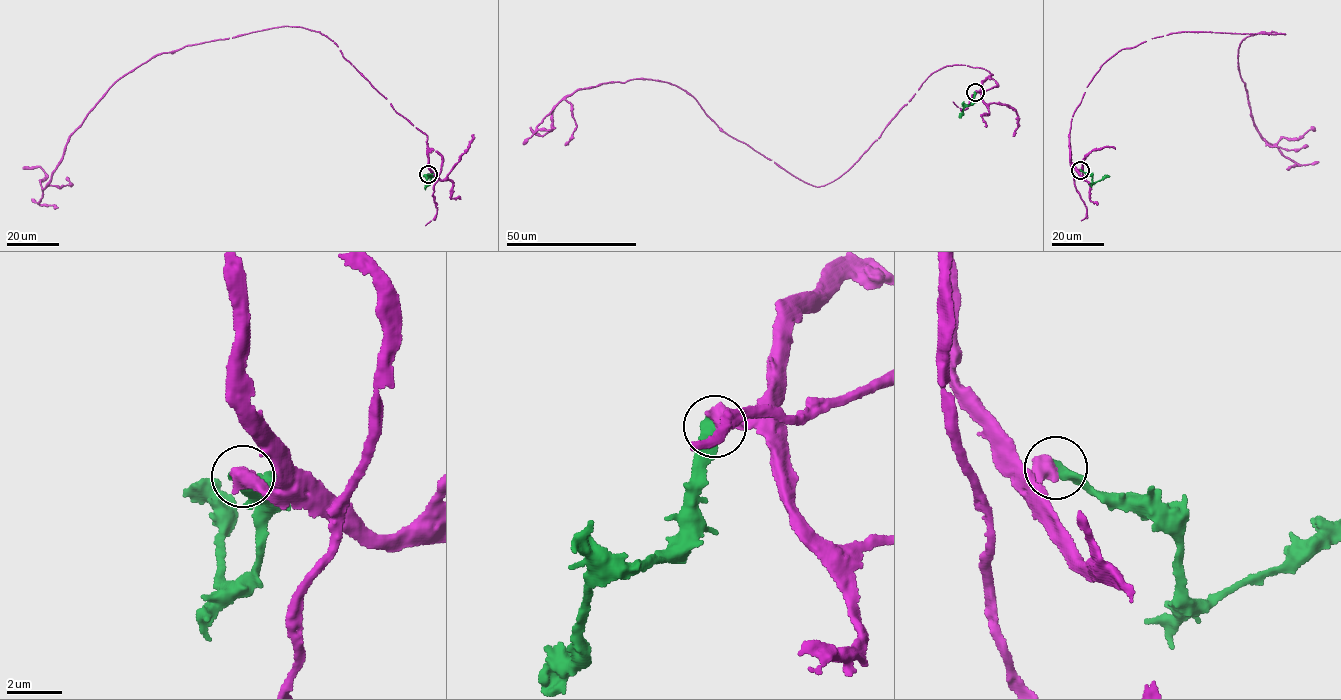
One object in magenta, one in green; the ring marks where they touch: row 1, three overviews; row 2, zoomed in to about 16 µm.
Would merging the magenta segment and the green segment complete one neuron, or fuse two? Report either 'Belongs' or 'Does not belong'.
Belongs

